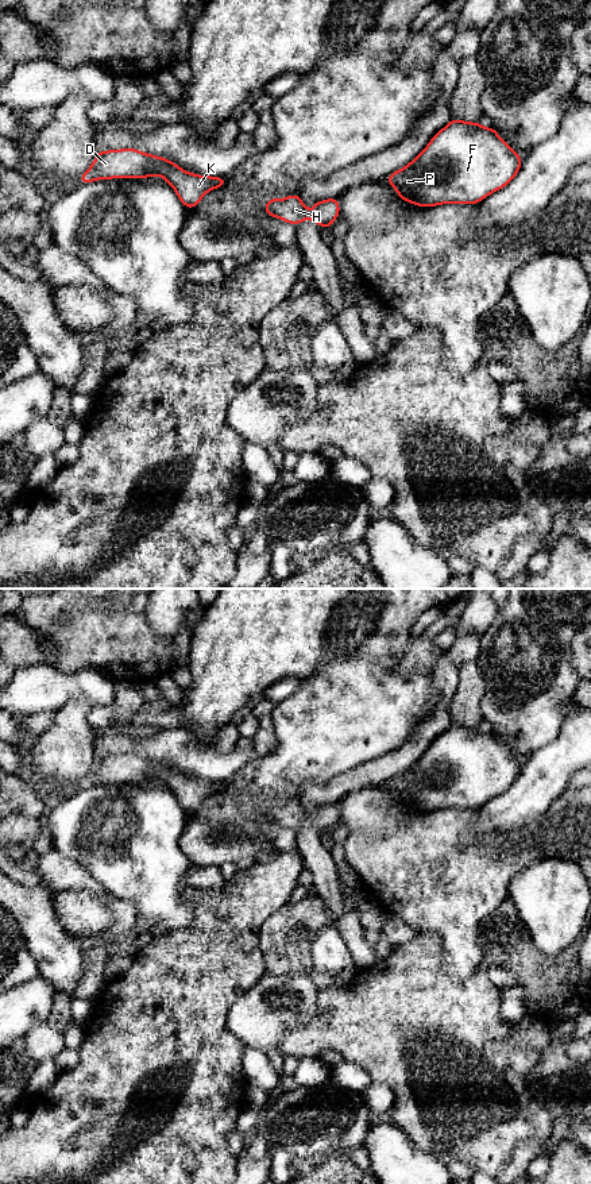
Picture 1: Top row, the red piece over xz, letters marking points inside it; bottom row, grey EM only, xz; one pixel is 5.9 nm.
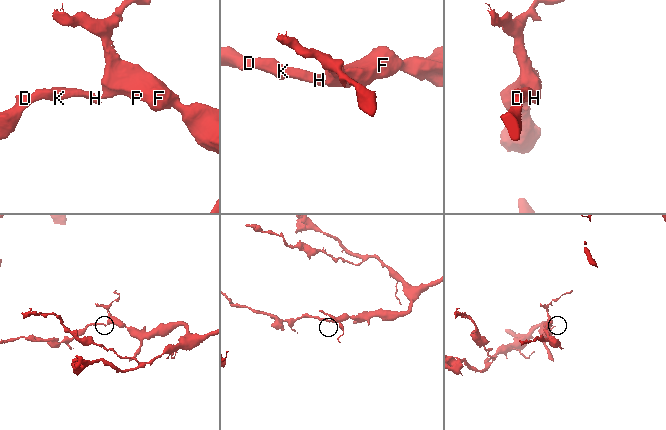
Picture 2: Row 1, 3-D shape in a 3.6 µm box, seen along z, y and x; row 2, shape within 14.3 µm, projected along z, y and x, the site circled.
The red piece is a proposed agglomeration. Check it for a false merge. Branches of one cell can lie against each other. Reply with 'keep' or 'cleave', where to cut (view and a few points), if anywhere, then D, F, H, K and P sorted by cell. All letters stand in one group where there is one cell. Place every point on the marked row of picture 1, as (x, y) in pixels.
keep | no cut | D F H K P

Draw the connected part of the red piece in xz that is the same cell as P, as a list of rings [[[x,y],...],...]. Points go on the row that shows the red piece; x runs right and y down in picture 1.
[[[452,119],[409,165],[386,180],[403,201],[417,207],[478,204],[507,185],[521,162],[495,128]]]

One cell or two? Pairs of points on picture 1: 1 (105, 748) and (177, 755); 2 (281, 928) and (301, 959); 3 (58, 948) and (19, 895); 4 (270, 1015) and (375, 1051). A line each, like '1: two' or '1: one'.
1: one
2: one
3: one
4: two

